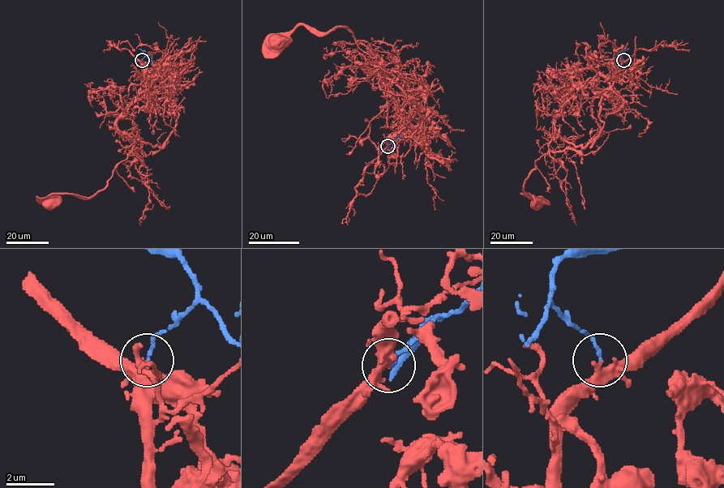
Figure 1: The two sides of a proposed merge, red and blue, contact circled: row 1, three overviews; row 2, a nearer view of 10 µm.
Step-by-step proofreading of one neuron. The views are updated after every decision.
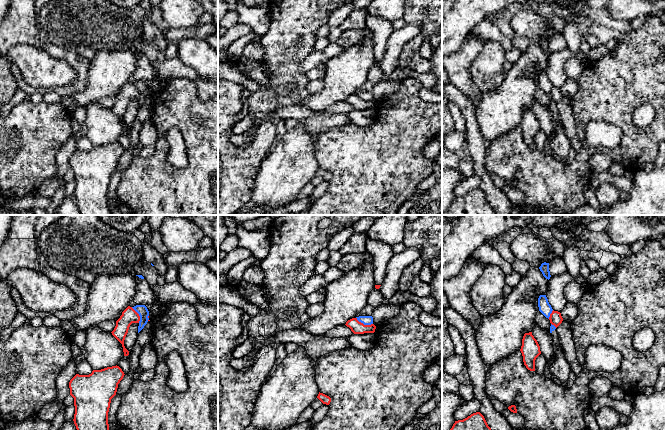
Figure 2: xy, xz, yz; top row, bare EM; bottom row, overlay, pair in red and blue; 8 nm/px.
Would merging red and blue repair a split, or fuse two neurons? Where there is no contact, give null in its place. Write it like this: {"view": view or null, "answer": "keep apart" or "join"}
{"view": "xz", "answer": "keep apart"}

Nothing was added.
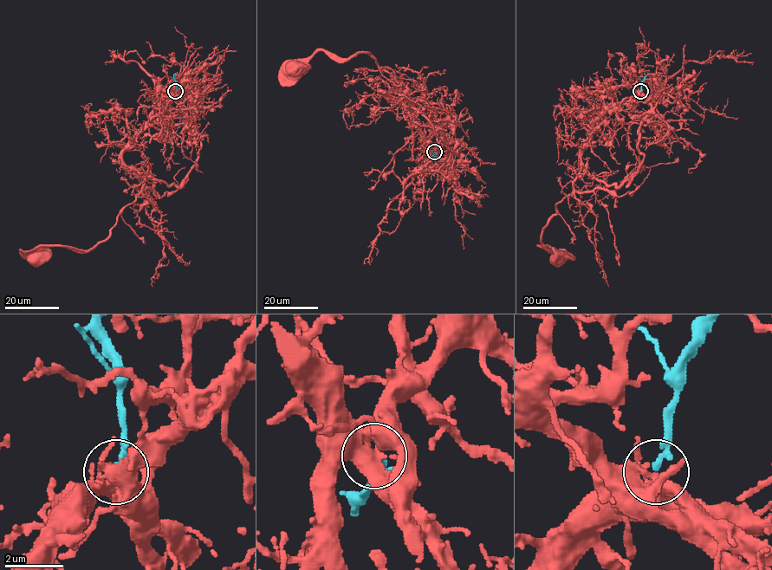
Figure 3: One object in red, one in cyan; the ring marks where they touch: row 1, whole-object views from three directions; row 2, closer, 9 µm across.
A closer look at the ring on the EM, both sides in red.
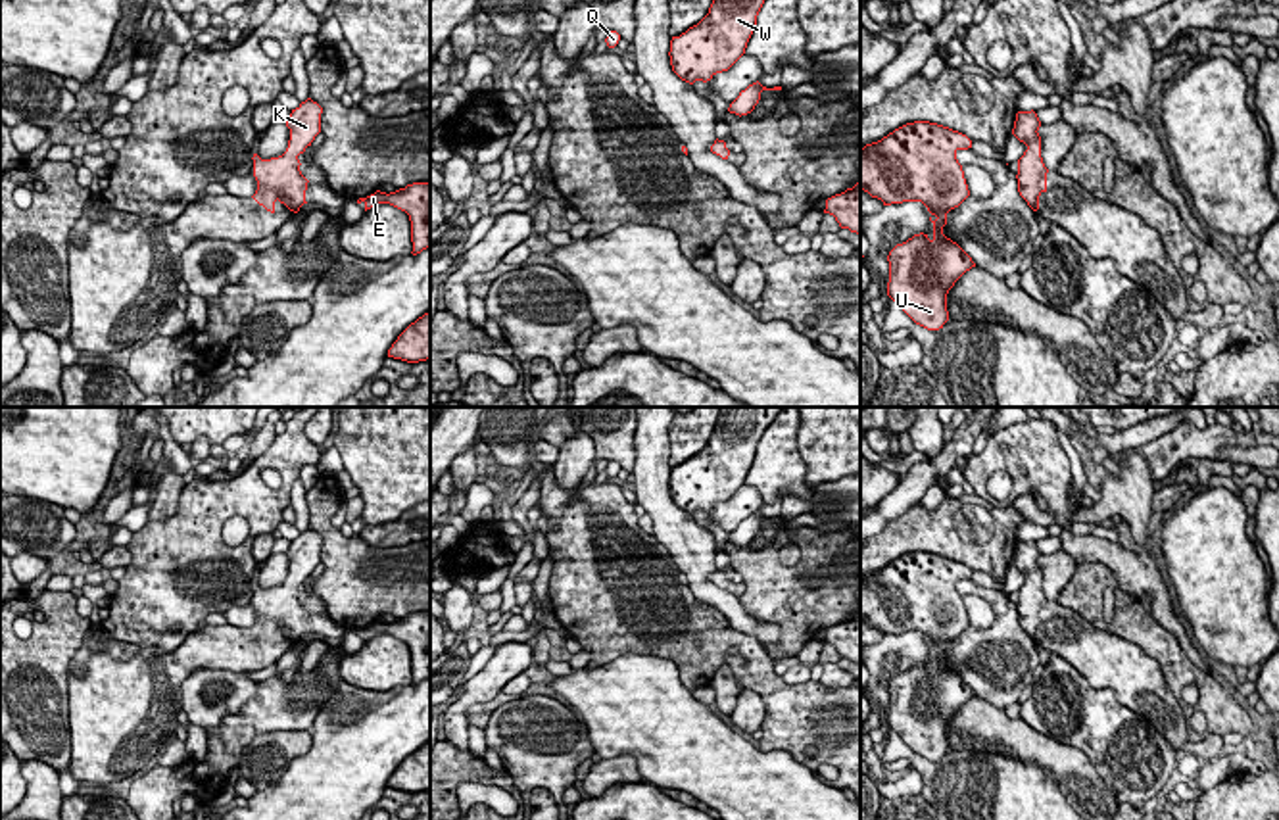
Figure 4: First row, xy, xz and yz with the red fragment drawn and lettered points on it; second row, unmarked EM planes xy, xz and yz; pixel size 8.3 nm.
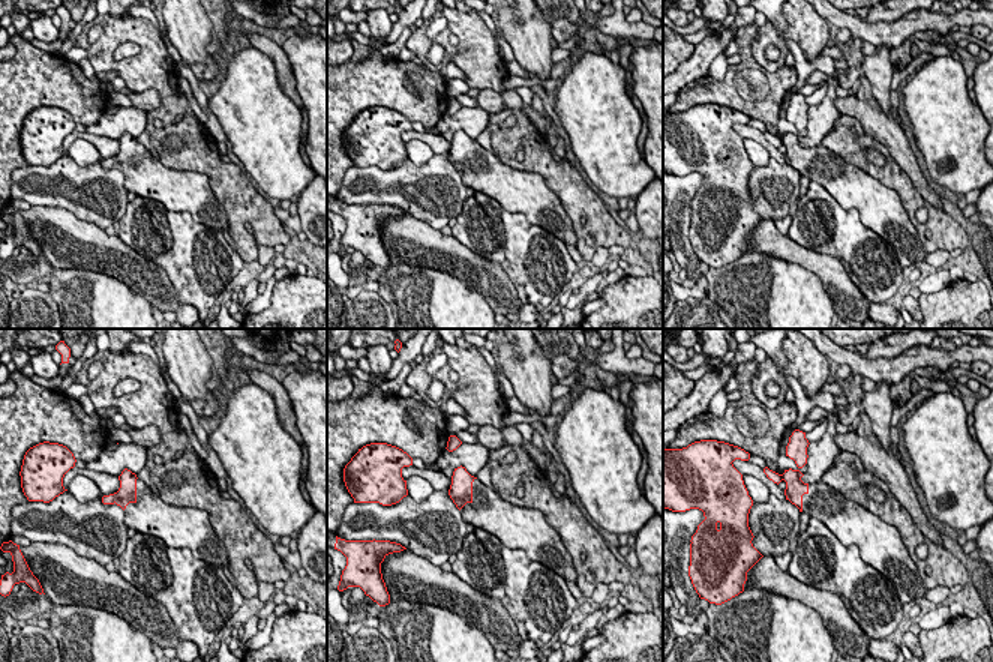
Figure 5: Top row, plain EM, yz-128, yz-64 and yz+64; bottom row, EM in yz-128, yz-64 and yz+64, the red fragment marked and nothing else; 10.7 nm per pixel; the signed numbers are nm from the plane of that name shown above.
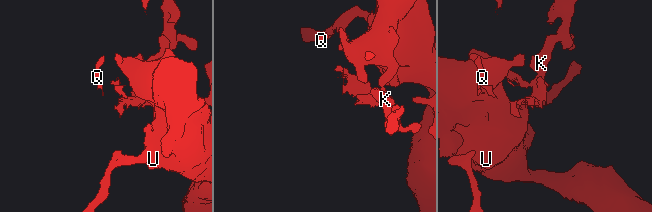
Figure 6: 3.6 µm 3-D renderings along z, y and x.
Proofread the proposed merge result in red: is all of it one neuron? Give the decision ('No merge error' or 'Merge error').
No merge error

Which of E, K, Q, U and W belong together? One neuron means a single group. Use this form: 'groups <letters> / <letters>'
groups E K Q U W

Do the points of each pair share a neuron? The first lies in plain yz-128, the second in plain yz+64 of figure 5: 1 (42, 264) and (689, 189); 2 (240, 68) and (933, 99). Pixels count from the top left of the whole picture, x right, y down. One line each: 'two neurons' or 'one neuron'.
1: one neuron
2: one neuron

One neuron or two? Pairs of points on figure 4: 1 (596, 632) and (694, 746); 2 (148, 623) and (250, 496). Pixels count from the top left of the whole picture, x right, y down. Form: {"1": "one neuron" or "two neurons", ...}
{"1": "two neurons", "2": "one neuron"}

